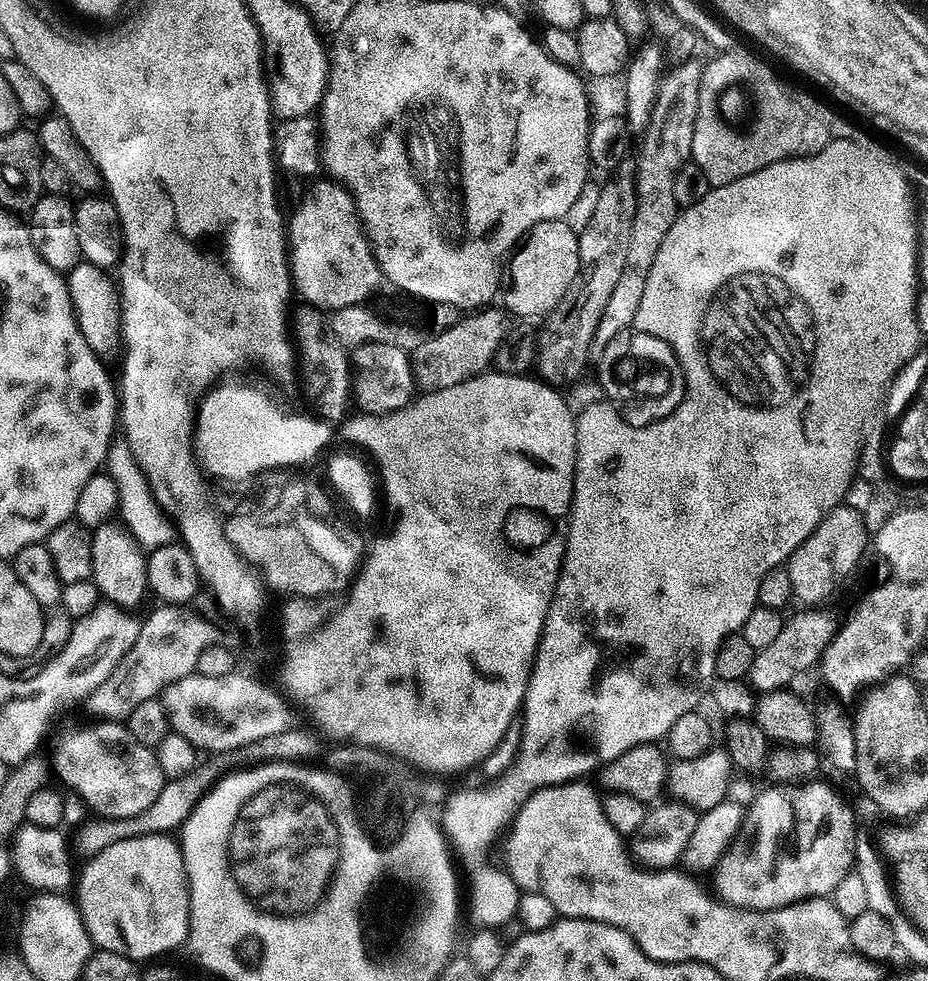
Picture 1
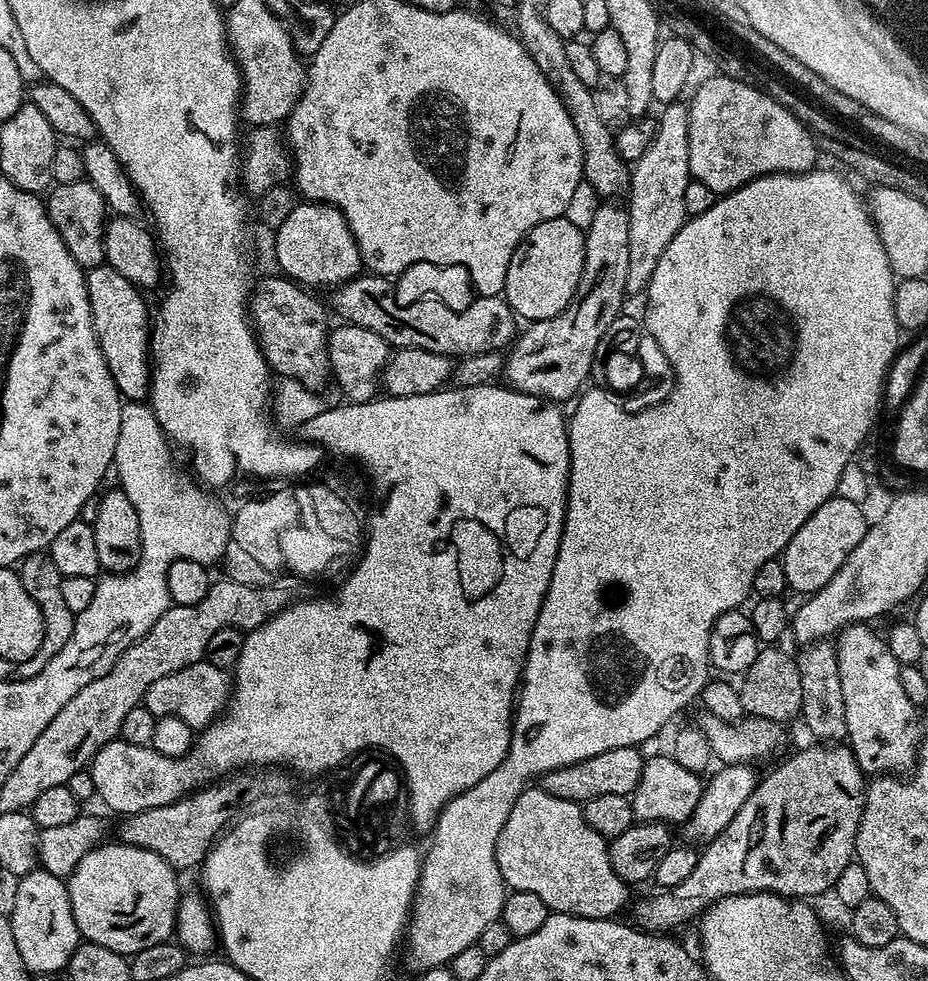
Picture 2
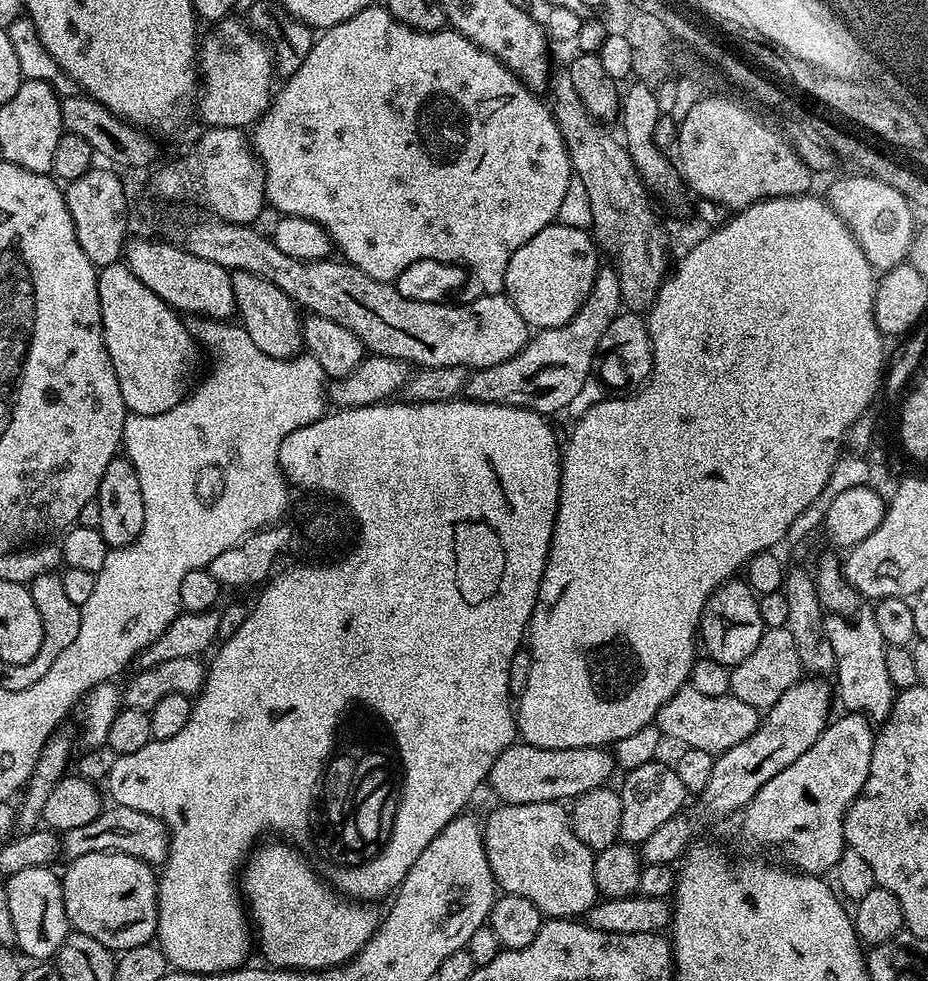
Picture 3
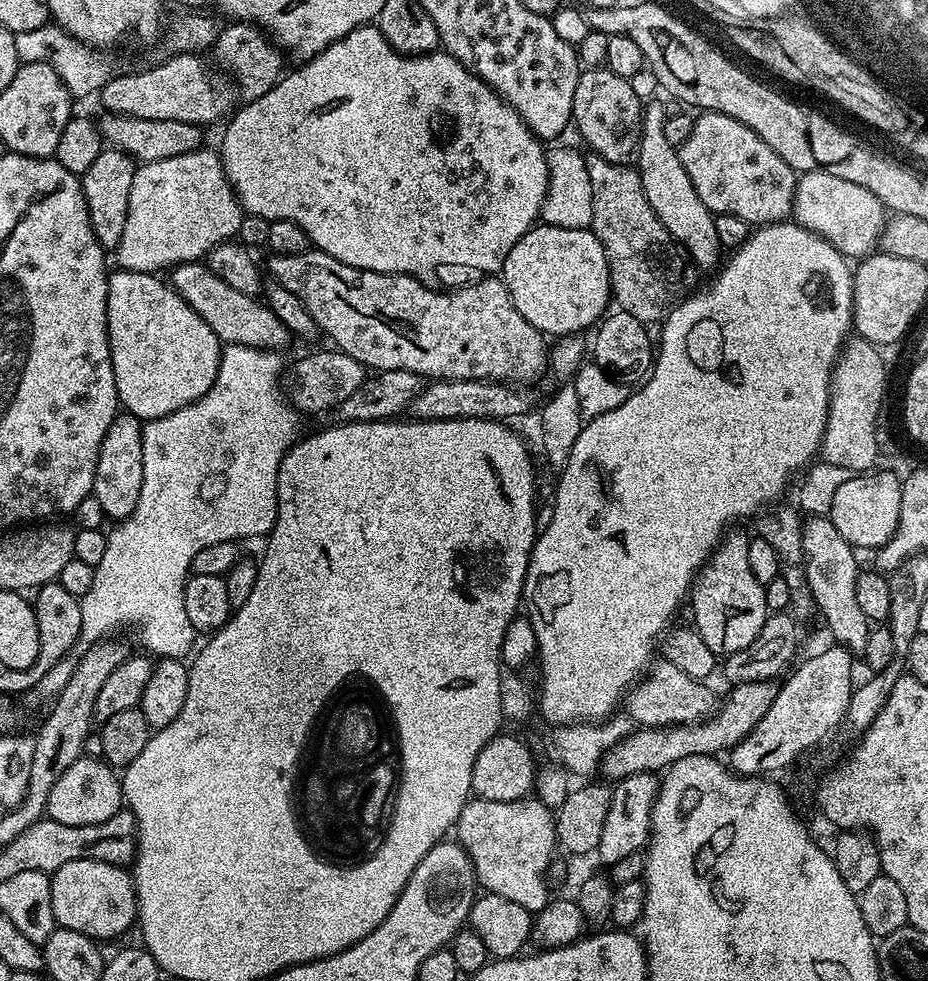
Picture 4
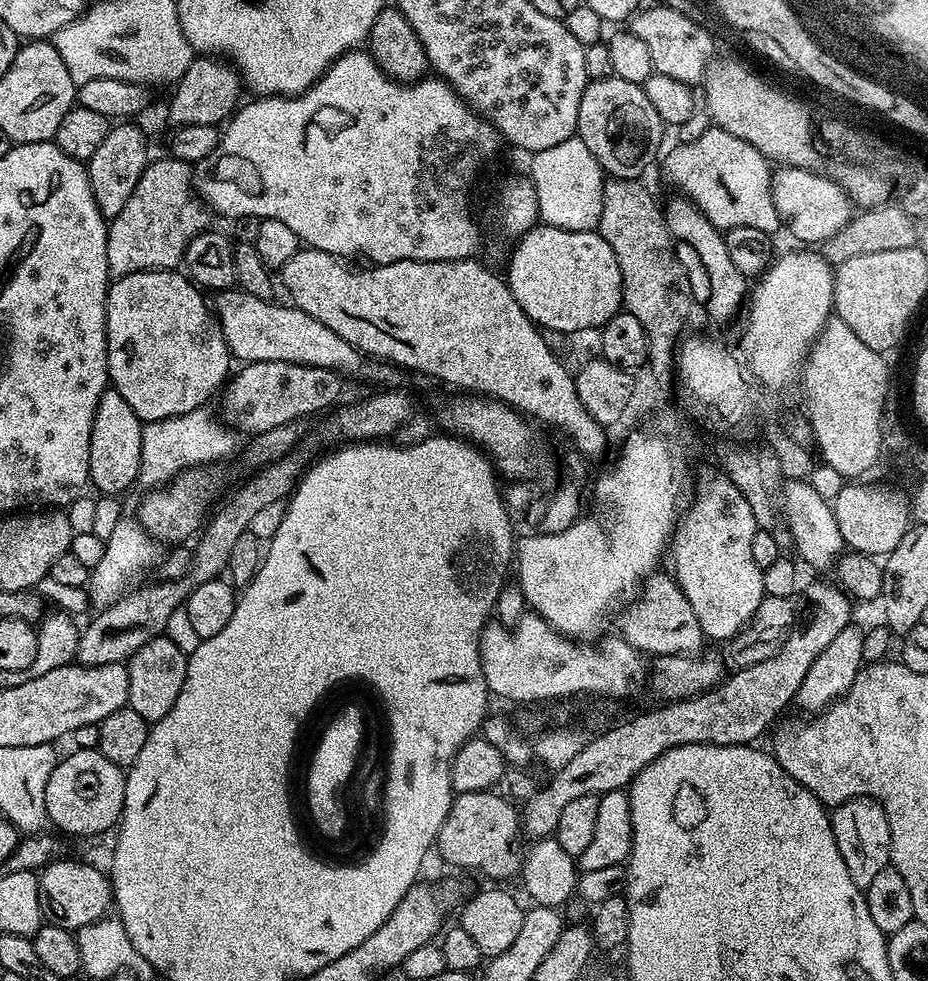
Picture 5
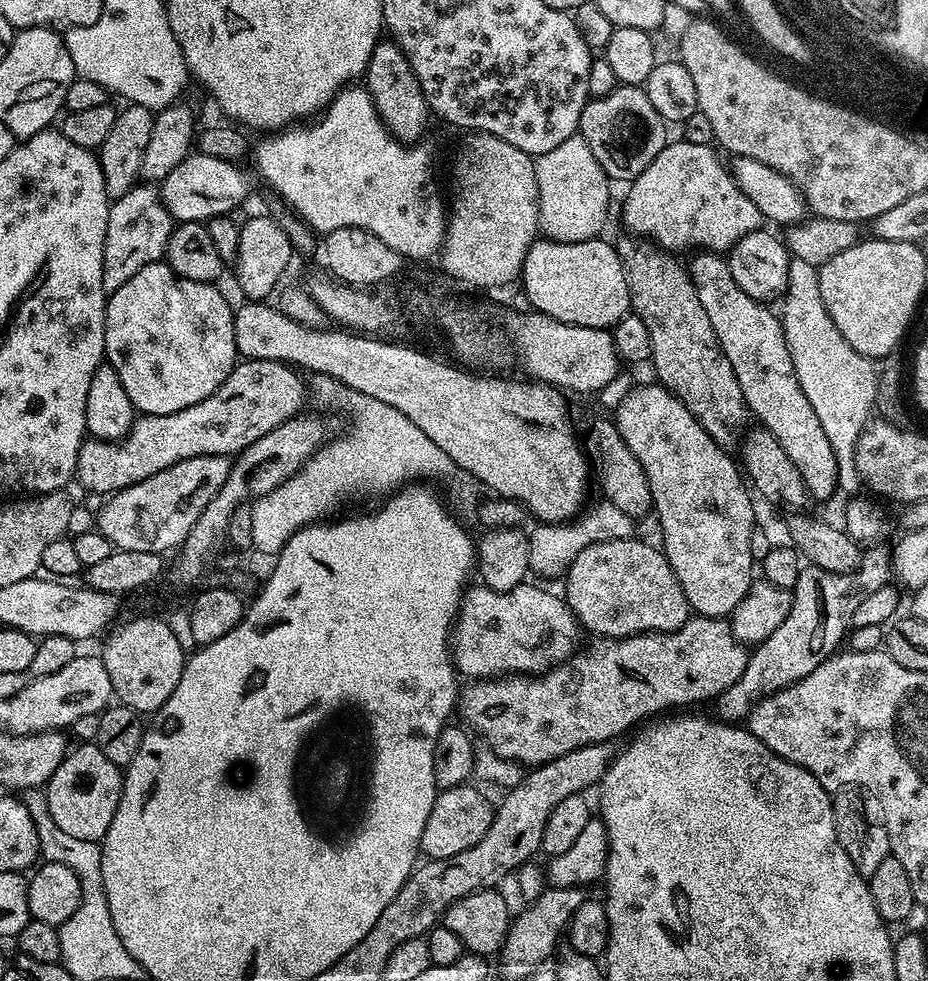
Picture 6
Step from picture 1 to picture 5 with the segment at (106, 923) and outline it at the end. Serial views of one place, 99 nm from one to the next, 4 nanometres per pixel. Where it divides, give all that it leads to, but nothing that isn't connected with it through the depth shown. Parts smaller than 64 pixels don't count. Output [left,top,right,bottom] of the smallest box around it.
[39,859,114,933]

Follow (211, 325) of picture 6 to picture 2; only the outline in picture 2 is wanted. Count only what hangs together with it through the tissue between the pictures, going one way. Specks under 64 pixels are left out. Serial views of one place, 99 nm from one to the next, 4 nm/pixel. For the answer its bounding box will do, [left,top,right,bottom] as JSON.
[86,262,150,402]

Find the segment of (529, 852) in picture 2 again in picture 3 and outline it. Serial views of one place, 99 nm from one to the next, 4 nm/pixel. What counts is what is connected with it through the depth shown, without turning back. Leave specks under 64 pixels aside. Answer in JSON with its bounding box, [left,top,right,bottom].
[483,802,598,918]

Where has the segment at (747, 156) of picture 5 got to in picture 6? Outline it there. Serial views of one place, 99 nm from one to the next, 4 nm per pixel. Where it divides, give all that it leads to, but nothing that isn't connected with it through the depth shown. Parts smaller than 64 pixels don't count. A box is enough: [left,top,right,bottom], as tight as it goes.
[624,138,762,254]

